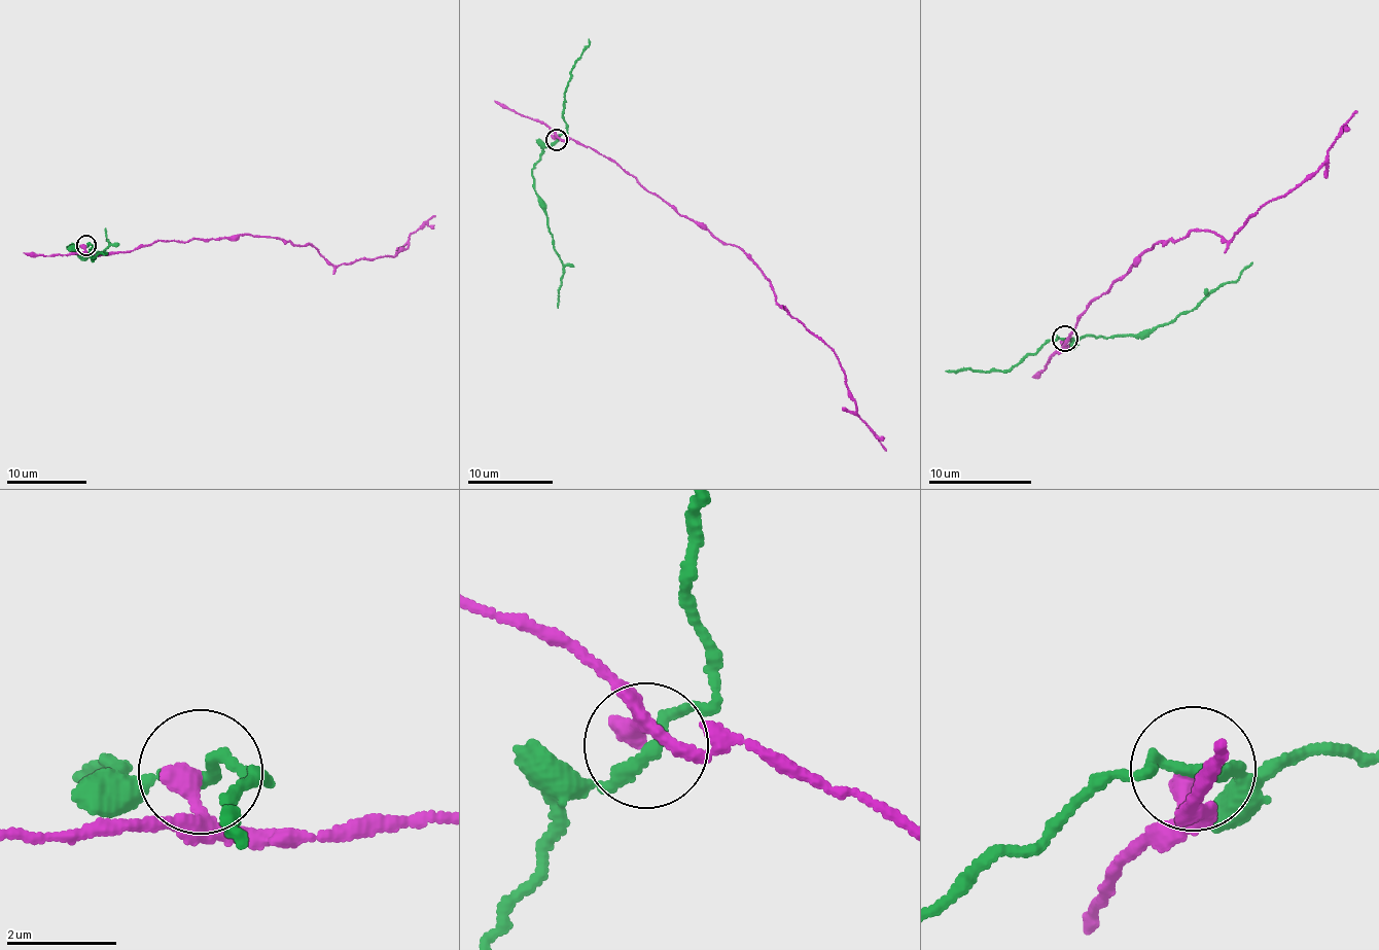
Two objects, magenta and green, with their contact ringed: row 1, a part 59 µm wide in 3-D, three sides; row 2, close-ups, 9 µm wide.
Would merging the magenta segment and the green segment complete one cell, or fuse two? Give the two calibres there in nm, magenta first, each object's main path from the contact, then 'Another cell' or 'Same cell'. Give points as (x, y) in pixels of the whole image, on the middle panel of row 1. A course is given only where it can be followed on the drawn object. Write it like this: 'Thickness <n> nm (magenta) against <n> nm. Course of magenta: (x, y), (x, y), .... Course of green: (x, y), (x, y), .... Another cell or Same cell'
Thickness 360 nm (magenta) against 200 nm. Course of magenta: (557, 140), (611, 157), (735, 244), (775, 300), (833, 349), (858, 418), (885, 451). Course of green: (557, 140), (546, 144), (533, 170), (533, 188), (546, 215), (546, 225), (564, 269), (559, 307). Another cell

